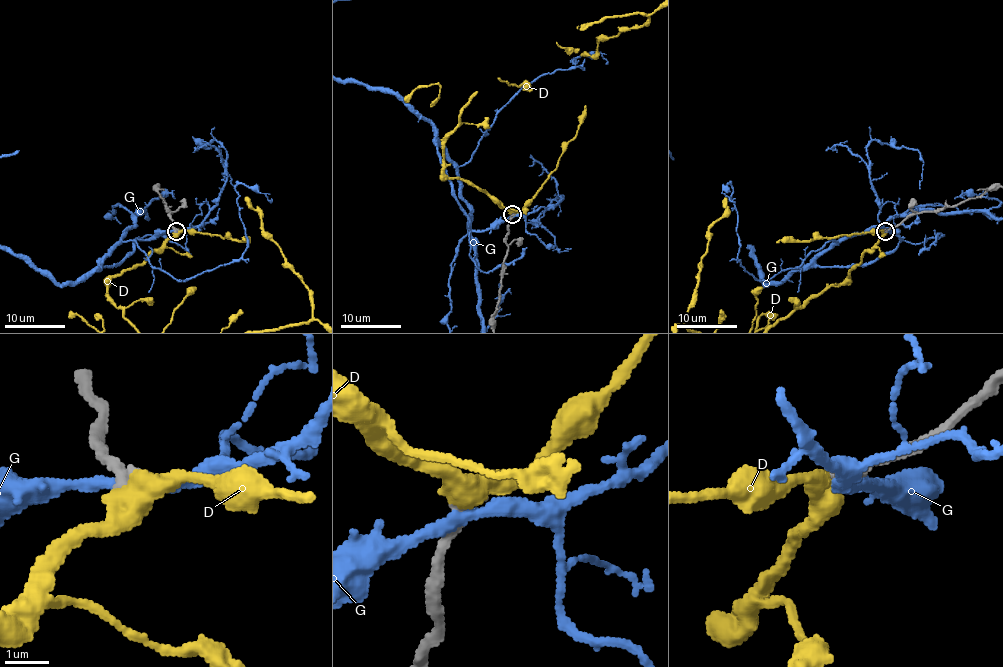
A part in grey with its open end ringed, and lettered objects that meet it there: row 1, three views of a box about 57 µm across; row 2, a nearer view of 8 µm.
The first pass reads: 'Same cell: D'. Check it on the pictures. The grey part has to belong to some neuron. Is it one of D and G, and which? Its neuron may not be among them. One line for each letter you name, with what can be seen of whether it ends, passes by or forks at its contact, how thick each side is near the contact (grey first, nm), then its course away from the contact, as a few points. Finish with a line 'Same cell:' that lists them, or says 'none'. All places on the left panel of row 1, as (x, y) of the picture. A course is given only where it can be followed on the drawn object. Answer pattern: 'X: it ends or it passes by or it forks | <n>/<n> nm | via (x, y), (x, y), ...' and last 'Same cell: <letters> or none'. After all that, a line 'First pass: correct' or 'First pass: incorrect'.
D: it passes by | 320/480 nm
Same cell: D
First pass: correct

